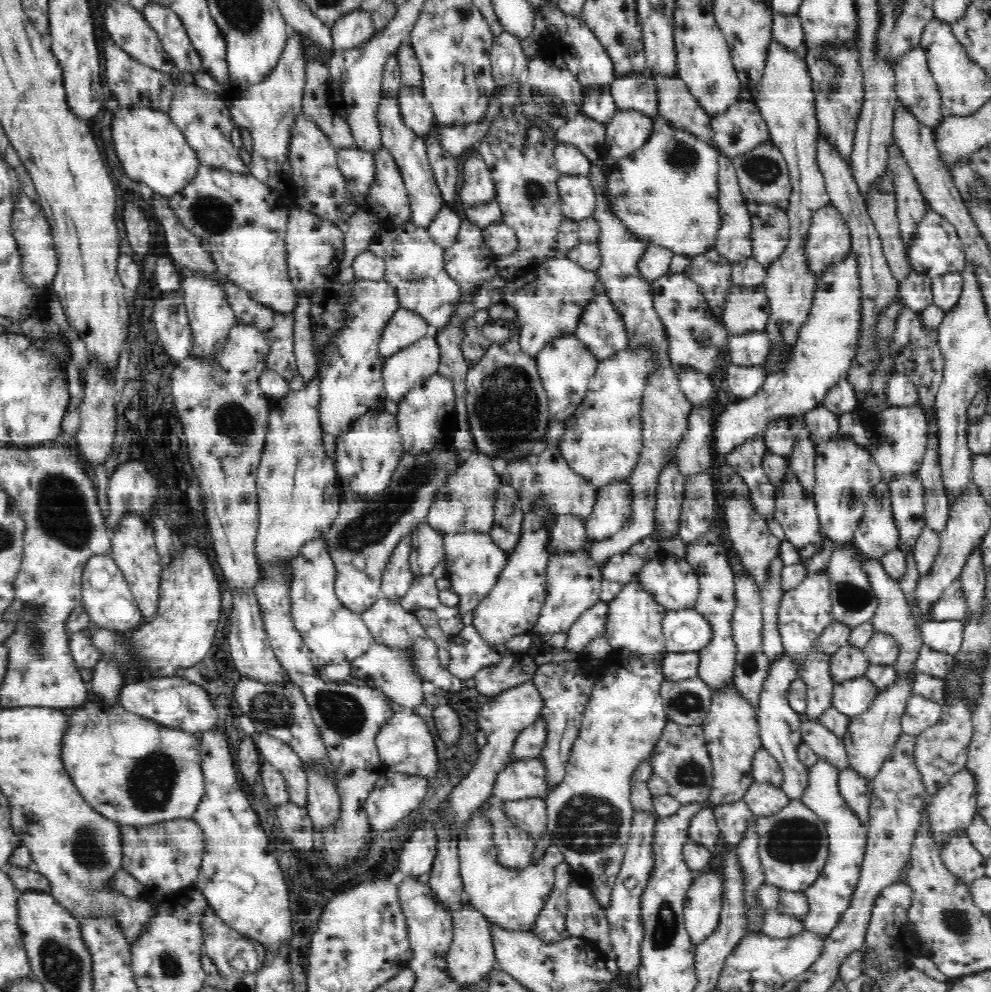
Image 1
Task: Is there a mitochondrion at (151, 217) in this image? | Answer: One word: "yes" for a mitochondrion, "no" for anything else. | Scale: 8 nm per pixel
no

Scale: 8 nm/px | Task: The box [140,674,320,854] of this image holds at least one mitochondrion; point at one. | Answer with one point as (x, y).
(272, 710)

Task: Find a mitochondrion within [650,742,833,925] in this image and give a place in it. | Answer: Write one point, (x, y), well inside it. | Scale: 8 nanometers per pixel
(796, 840)

